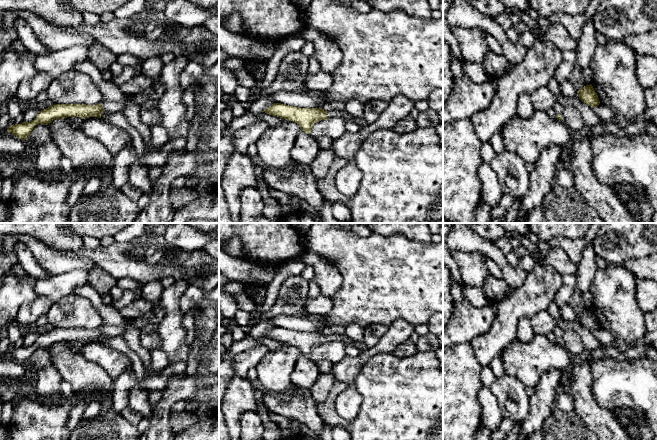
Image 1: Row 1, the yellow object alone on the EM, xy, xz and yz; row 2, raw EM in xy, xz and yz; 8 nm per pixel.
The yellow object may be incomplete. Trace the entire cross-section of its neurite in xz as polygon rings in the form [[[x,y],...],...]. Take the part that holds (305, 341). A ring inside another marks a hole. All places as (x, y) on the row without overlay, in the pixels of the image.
[[[281,327],[272,328],[263,336],[272,340],[283,342],[285,344],[293,345],[297,347],[301,351],[302,355],[307,358],[310,358],[313,348],[321,344],[329,342],[342,342],[346,346],[358,345],[346,334],[325,335],[322,332],[300,332]]]

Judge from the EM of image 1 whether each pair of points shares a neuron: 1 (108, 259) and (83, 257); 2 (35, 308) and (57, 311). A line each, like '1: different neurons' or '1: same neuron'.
1: same neuron
2: different neurons

